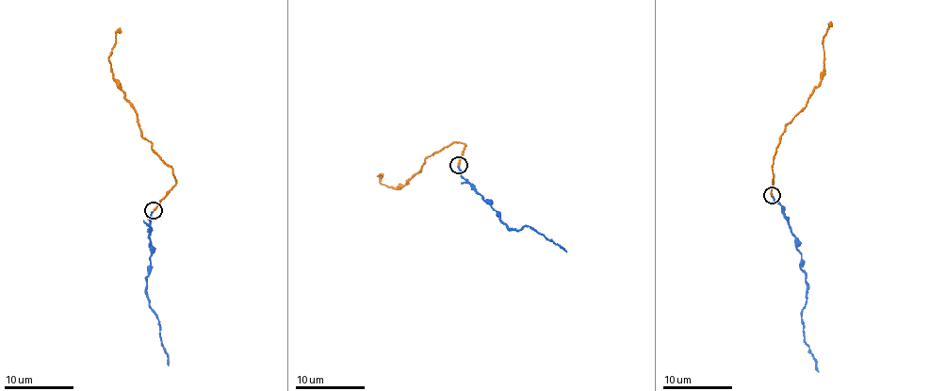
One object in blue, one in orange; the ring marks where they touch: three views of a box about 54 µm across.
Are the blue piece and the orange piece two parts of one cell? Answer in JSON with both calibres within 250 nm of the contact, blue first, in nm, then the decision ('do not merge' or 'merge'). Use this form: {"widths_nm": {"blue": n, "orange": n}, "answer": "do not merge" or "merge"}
{"widths_nm": {"blue": 160, "orange": 170}, "answer": "merge"}

